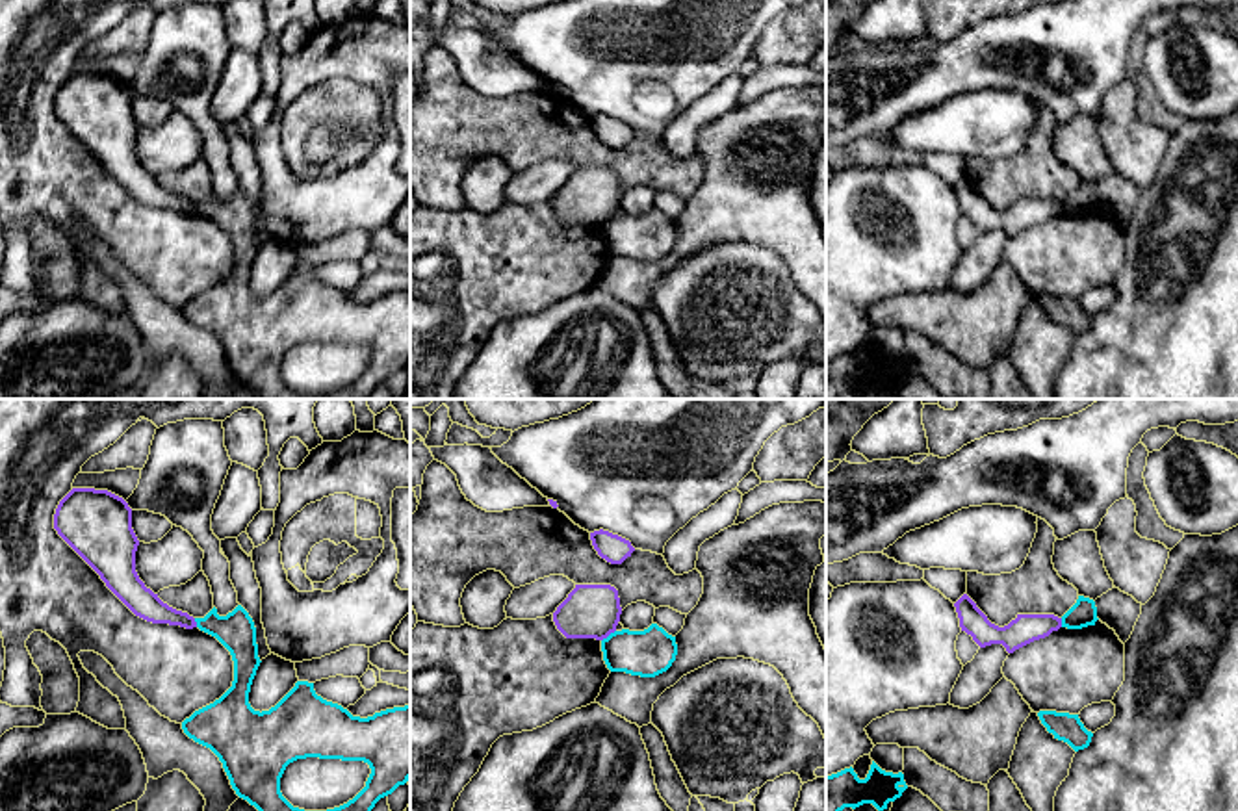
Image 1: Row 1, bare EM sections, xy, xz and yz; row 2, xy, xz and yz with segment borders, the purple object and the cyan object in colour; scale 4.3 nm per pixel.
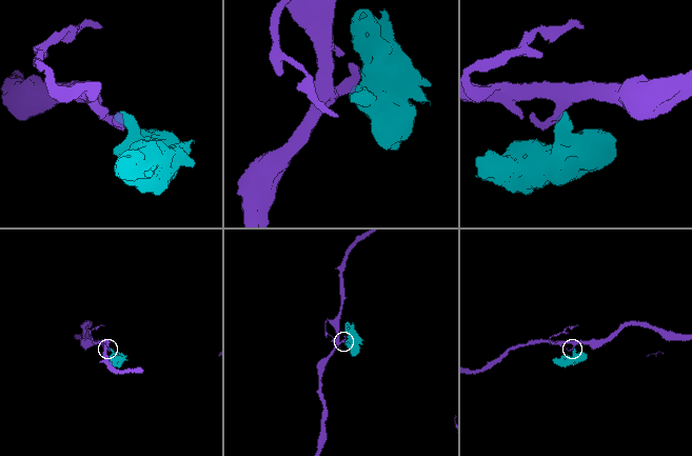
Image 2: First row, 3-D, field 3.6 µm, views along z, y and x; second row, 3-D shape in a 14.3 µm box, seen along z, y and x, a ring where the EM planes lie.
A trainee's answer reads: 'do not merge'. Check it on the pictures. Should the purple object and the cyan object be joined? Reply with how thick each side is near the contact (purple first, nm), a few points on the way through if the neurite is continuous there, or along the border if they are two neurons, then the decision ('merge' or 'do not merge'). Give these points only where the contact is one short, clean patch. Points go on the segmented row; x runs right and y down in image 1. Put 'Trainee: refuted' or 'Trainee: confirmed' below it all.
240 nm thick on the purple side, 200 nm on the other; border along xz (615, 630), (602, 641); do not merge
Trainee: confirmed

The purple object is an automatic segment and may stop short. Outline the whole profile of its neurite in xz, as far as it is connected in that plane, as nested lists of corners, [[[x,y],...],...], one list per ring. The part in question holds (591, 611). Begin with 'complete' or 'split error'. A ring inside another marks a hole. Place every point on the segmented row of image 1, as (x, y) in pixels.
complete | [[[575,585],[553,612],[557,629],[566,638],[603,640],[616,631],[622,607],[611,585]]]

